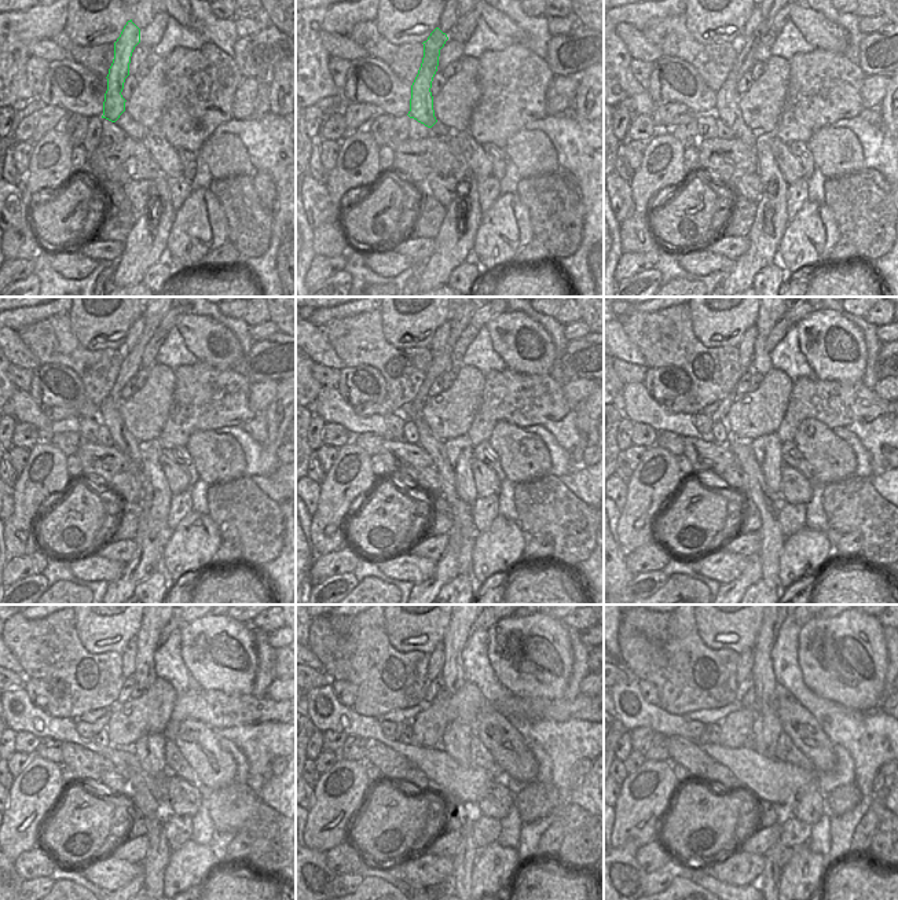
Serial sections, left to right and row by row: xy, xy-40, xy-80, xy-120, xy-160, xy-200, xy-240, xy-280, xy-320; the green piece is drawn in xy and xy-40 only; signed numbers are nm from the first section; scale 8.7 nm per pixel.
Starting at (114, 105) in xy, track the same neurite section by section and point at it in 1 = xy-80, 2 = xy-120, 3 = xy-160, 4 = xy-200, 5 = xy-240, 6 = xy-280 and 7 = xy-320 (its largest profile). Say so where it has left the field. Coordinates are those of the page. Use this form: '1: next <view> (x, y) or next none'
1: next xy-80 (728, 102)
2: next xy-120 (109, 411)
3: next xy-160 (461, 513)
4: next xy-200 (768, 503)
5: next xy-240 (158, 851)
6: next xy-280 (466, 852)
7: next xy-320 (769, 880)

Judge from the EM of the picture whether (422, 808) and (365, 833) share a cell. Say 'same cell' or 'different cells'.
same cell

